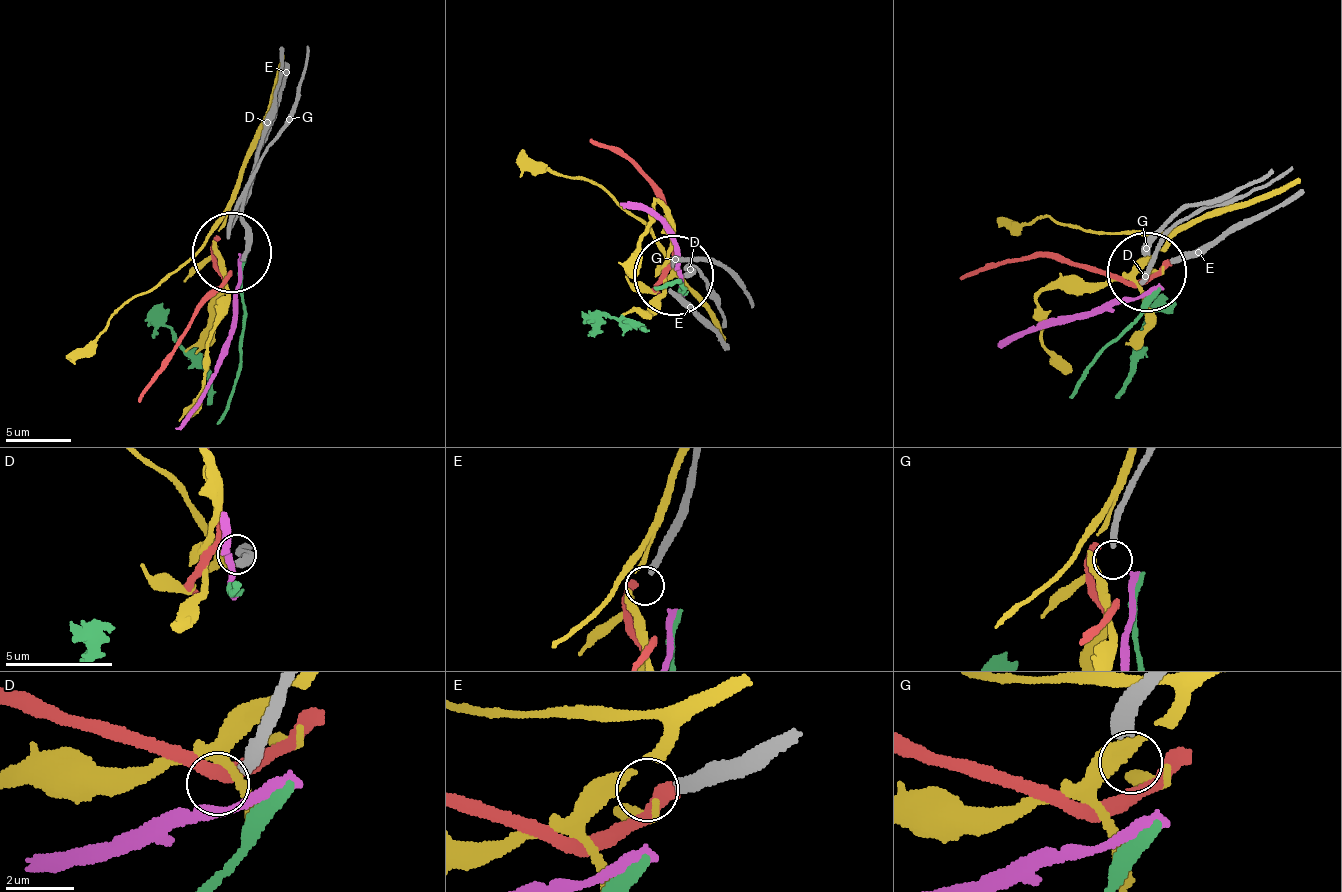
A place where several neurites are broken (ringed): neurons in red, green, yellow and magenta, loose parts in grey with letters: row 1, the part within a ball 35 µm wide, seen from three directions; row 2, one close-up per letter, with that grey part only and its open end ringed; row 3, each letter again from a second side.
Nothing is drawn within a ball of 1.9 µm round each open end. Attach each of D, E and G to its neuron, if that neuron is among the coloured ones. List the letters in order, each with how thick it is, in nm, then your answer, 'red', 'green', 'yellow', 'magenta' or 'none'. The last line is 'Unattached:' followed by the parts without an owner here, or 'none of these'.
D: 360 nm | none
E: 320 nm | none
G: 400 nm | none
Unattached: D, E, G

